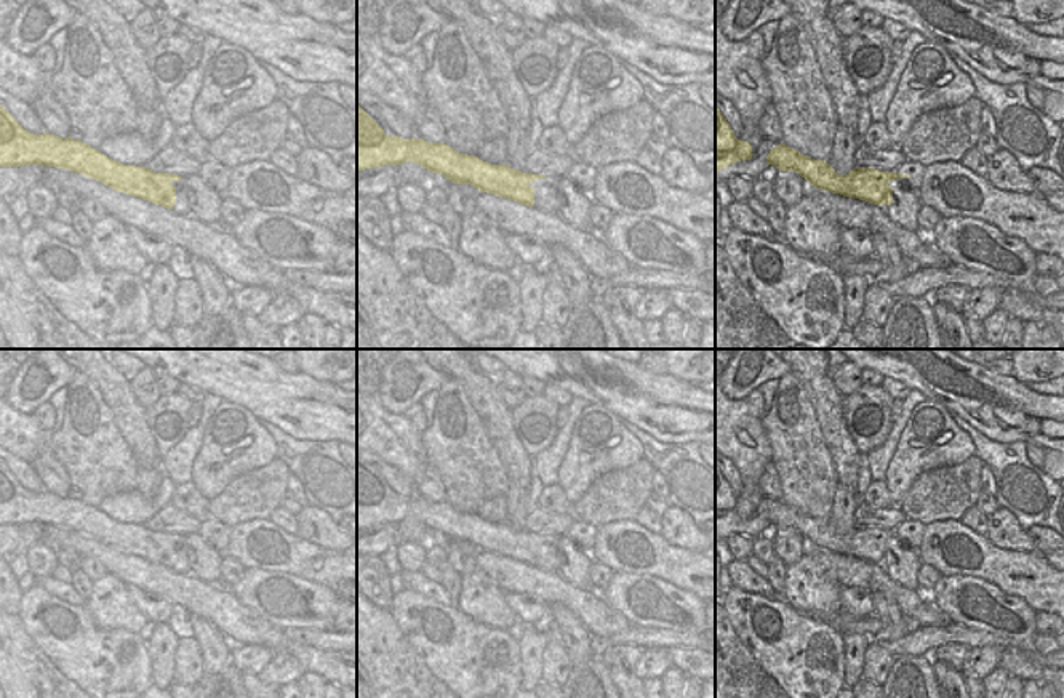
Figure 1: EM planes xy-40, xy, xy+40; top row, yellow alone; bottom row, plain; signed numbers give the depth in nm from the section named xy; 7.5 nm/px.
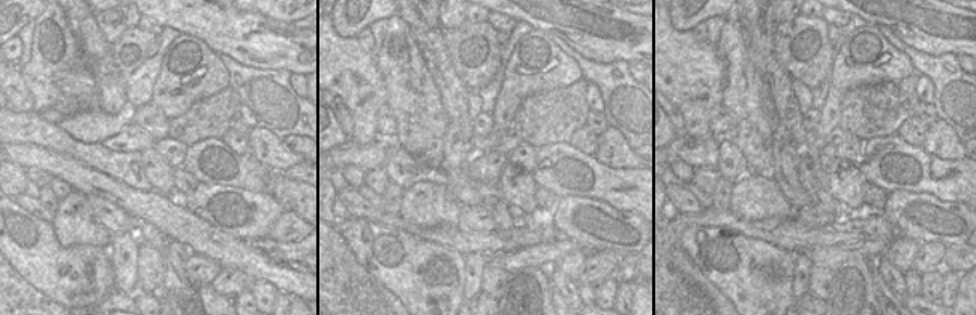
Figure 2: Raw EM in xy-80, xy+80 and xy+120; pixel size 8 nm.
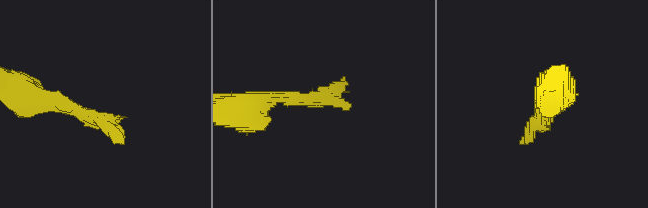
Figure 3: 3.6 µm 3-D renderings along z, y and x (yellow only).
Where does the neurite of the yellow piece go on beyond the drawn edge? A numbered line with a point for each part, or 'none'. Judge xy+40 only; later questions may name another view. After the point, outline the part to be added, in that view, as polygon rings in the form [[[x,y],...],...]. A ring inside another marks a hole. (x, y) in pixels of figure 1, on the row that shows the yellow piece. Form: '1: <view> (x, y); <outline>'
none

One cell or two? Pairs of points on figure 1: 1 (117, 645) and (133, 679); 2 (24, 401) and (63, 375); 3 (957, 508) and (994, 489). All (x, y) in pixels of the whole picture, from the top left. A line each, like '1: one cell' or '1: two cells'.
1: one cell
2: one cell
3: one cell

